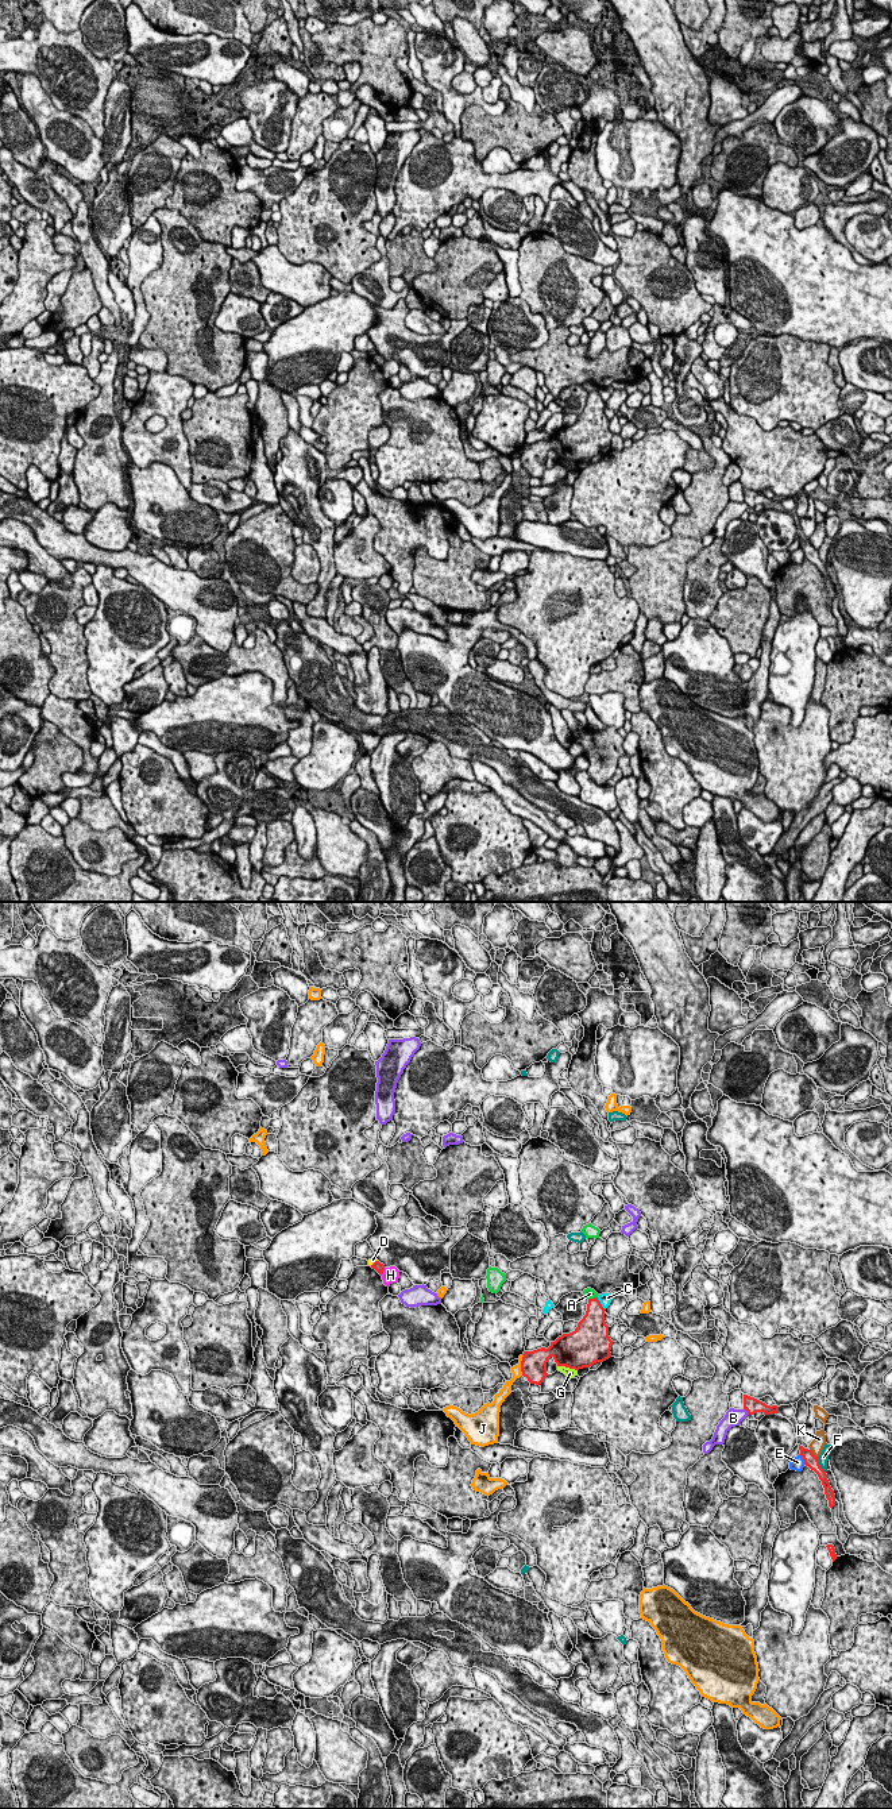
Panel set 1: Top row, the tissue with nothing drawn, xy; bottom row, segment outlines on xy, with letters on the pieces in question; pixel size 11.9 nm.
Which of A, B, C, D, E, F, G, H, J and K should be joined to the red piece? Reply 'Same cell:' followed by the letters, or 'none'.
Same cell: none

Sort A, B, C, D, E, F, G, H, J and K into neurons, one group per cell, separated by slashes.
A / B E / C / D / F / G / H J / K

